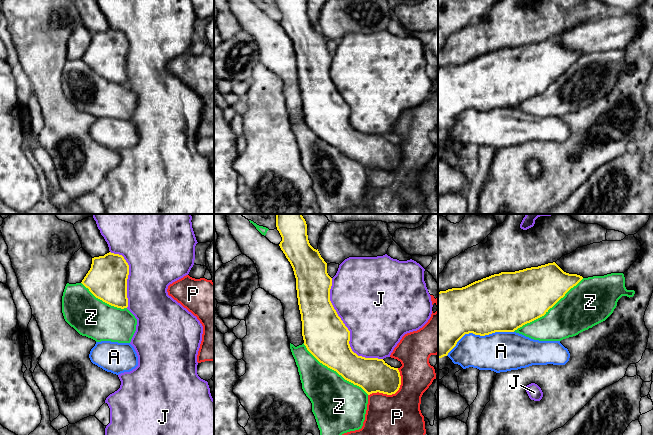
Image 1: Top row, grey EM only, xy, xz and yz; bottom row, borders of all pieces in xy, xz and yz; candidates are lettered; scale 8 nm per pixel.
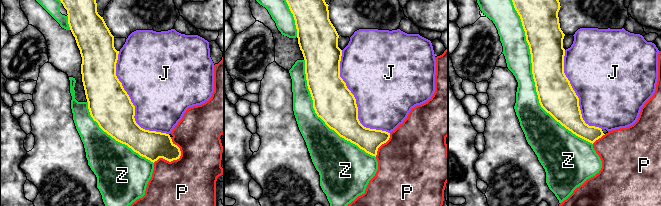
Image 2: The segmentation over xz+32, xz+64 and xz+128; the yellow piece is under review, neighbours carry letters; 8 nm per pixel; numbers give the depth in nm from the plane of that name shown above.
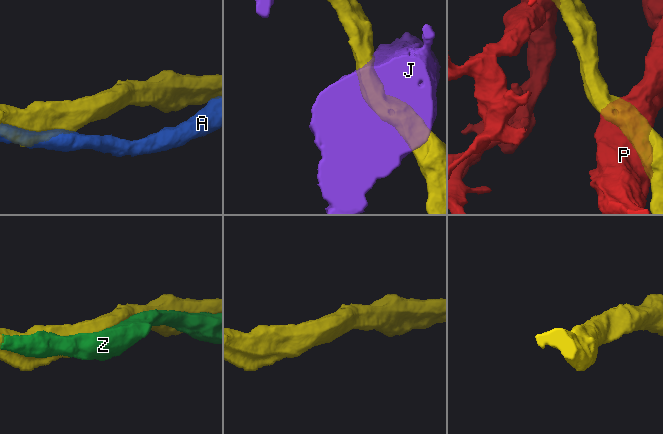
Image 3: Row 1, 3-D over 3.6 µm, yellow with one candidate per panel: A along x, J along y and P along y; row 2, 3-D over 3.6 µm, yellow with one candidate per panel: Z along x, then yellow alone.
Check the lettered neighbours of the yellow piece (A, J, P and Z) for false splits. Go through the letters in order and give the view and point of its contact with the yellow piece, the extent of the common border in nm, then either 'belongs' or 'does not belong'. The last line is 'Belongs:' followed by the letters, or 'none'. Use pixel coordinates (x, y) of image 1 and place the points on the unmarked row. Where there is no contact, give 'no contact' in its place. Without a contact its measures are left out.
A: yz (478, 110) | 600 nm | does not belong
J: xz (347, 105) | 750 nm | does not belong
P: xz (393, 169) | 340 nm | does not belong
Z: yz (548, 85) | 700 nm | belongs
Belongs: Z

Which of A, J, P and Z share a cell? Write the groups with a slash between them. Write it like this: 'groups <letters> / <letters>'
groups A / J / P / Z

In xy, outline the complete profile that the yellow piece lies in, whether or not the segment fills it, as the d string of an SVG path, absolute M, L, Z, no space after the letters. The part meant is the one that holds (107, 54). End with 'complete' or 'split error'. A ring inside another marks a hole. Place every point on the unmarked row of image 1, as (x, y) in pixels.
M107 29L92 34L91 44L81 59L67 59L62 72L65 97L80 111L96 118L130 119L136 107L137 95L127 85L127 55L129 41L122 31Z; split error

